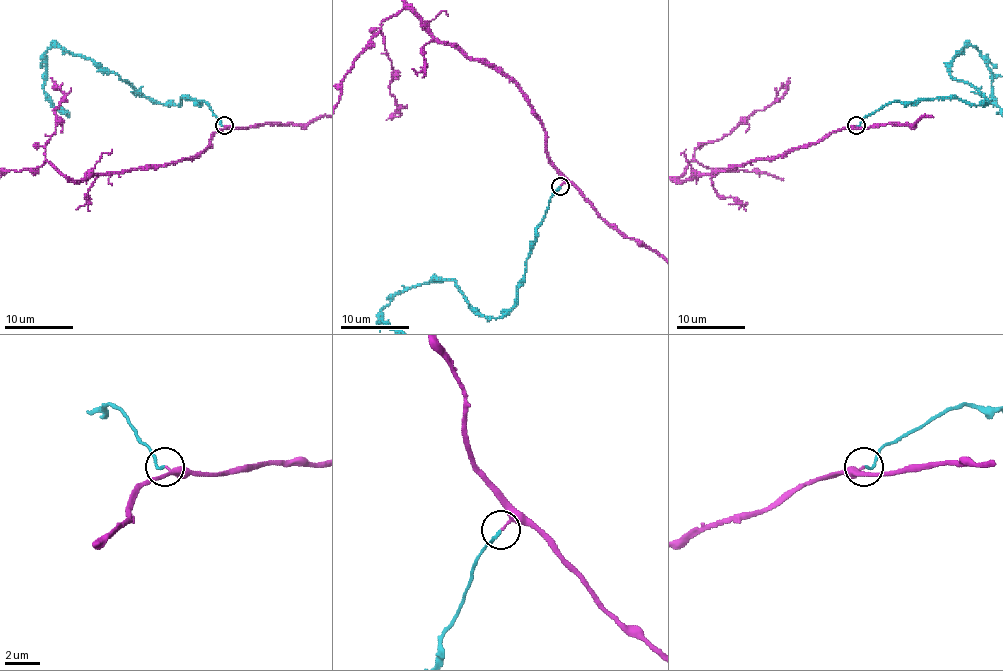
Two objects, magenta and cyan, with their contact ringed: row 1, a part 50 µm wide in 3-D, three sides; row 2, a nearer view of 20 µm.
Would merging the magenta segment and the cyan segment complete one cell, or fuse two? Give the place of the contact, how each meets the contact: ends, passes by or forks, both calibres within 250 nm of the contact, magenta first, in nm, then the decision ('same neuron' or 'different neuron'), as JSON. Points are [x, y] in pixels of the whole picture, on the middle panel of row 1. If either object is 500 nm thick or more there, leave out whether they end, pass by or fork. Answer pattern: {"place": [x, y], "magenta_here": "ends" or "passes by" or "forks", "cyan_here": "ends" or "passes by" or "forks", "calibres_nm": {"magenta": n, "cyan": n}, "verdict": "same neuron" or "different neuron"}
{"place": [560, 186], "magenta_here": "ends", "cyan_here": "ends", "calibres_nm": {"magenta": 120, "cyan": 150}, "verdict": "same neuron"}

